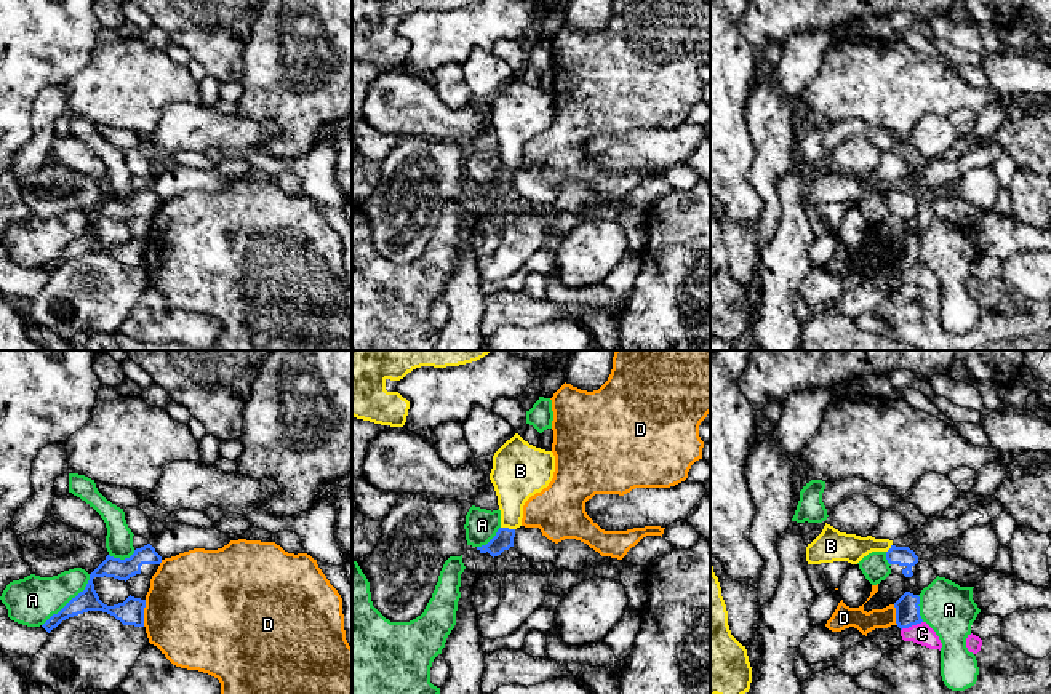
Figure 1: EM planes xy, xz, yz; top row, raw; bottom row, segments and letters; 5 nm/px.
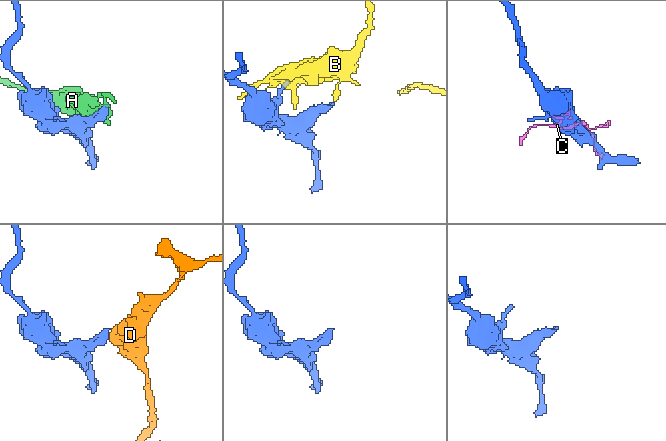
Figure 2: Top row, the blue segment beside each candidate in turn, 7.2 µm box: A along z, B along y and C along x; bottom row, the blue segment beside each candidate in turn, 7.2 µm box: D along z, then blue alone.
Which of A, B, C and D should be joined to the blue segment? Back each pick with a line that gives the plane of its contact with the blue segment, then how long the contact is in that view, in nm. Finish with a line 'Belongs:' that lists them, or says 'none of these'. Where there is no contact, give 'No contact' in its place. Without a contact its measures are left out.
Belongs: none of these

